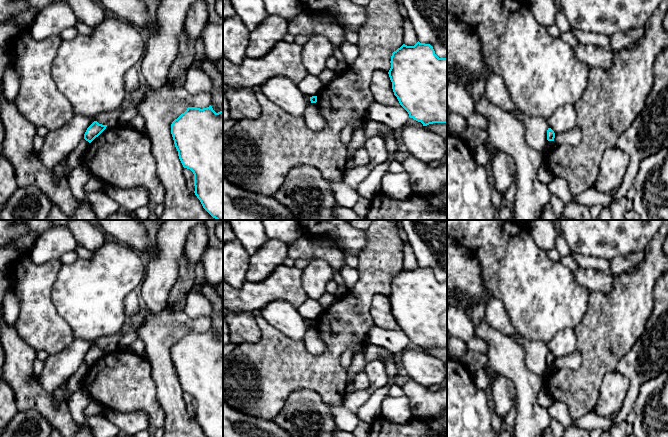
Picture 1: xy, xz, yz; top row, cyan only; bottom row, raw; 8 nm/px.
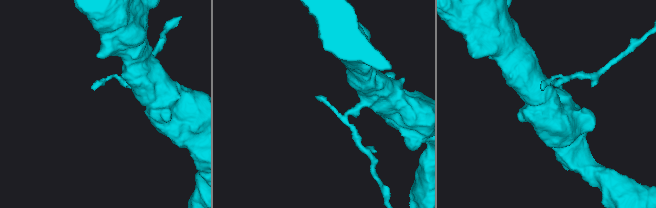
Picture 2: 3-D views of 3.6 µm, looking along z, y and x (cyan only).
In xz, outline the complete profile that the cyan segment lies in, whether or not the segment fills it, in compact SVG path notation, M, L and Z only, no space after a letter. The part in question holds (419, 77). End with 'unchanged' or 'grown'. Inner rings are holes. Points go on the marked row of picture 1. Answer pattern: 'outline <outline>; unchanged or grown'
outline M403 44L392 53L388 72L394 95L409 117L423 126L447 123L447 58L439 58L430 44Z; unchanged

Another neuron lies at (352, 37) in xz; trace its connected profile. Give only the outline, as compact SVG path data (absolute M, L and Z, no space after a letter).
M344 31L345 41L357 45L358 42L358 34L357 32L352 31Z

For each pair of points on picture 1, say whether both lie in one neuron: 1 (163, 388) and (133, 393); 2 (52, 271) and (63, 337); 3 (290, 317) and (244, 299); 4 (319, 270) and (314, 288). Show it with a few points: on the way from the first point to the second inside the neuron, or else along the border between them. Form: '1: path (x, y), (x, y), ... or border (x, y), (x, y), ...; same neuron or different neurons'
1: border (150, 366), (156, 399), (164, 411); different neurons
2: path (44, 287), (44, 318), (47, 321); same neuron
3: border (286, 301), (271, 300), (259, 310); different neurons
4: path (317, 274), (314, 277), (314, 284); same neuron

